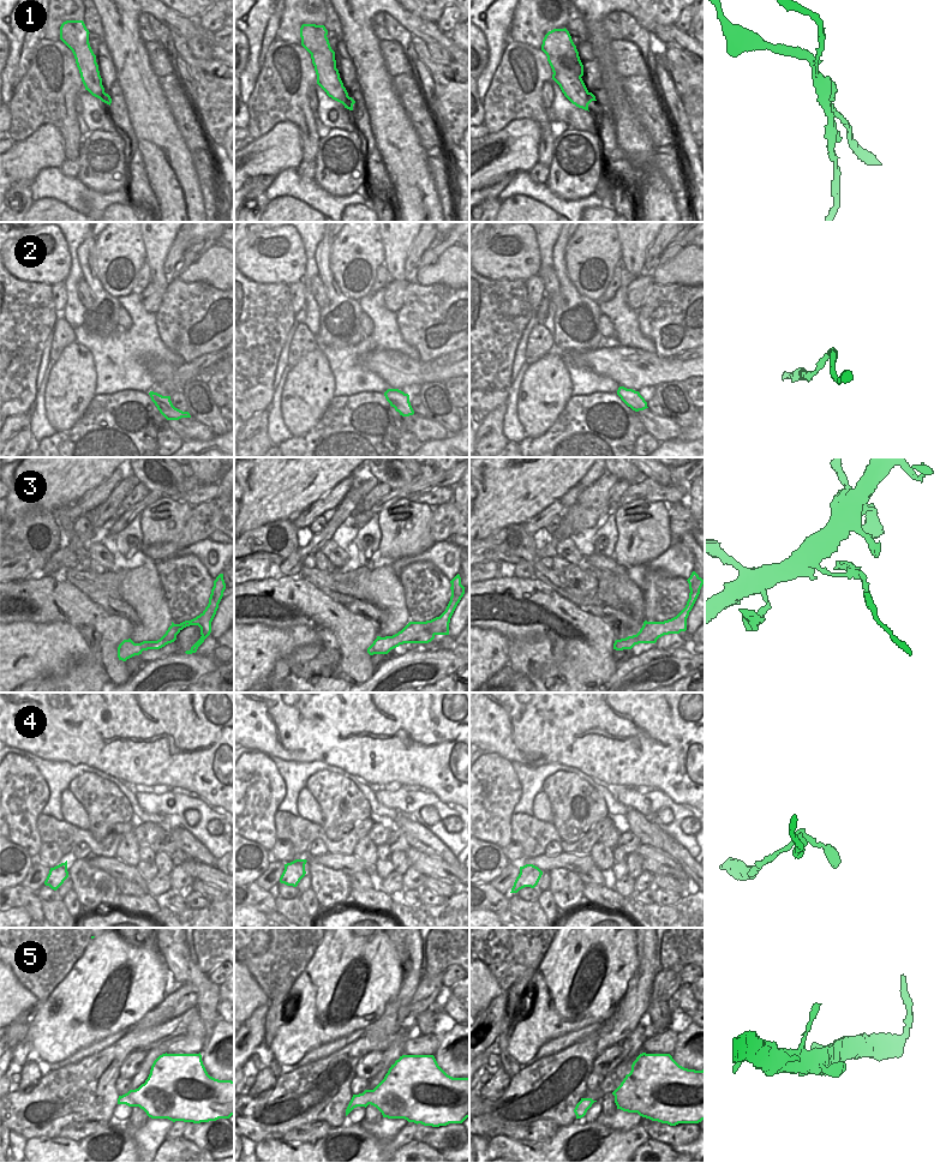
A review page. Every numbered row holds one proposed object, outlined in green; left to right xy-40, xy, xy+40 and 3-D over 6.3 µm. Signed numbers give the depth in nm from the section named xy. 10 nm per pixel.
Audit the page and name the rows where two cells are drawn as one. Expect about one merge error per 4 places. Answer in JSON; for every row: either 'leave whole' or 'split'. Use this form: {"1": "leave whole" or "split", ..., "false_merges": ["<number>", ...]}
{"1": "split", "2": "leave whole", "3": "split", "4": "leave whole", "5": "leave whole", "false_merges": ["1", "3"]}

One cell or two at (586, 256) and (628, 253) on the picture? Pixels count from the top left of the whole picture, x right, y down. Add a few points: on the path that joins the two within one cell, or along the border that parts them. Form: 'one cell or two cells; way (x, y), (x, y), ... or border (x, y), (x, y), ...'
two cells; border (617, 234), (621, 262)

